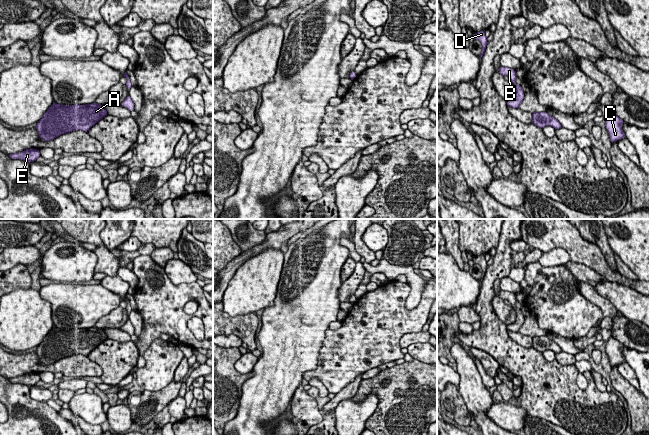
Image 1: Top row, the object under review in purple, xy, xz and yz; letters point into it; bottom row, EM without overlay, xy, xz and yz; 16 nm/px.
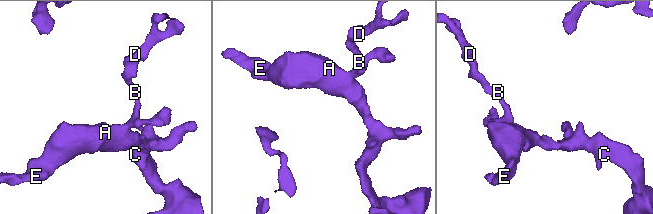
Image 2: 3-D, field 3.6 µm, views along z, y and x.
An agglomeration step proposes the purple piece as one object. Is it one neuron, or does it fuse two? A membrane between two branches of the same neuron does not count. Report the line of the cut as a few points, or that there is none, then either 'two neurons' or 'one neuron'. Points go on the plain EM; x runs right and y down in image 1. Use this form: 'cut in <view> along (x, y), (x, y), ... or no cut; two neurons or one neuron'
no cut; one neuron

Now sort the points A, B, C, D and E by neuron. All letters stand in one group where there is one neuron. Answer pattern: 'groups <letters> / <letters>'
groups A B C D E

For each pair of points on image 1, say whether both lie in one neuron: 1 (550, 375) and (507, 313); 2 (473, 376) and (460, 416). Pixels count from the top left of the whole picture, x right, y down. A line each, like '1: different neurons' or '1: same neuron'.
1: different neurons
2: different neurons

